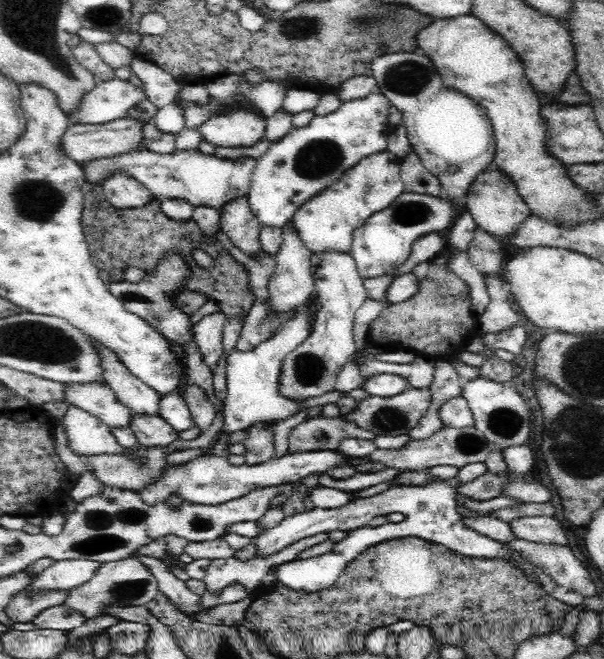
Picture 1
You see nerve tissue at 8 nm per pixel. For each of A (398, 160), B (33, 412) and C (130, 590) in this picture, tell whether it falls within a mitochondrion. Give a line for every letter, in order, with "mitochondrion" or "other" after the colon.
A: other
B: other
C: mitochondrion

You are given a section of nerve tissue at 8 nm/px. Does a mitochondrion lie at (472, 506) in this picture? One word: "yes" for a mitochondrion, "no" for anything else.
no

